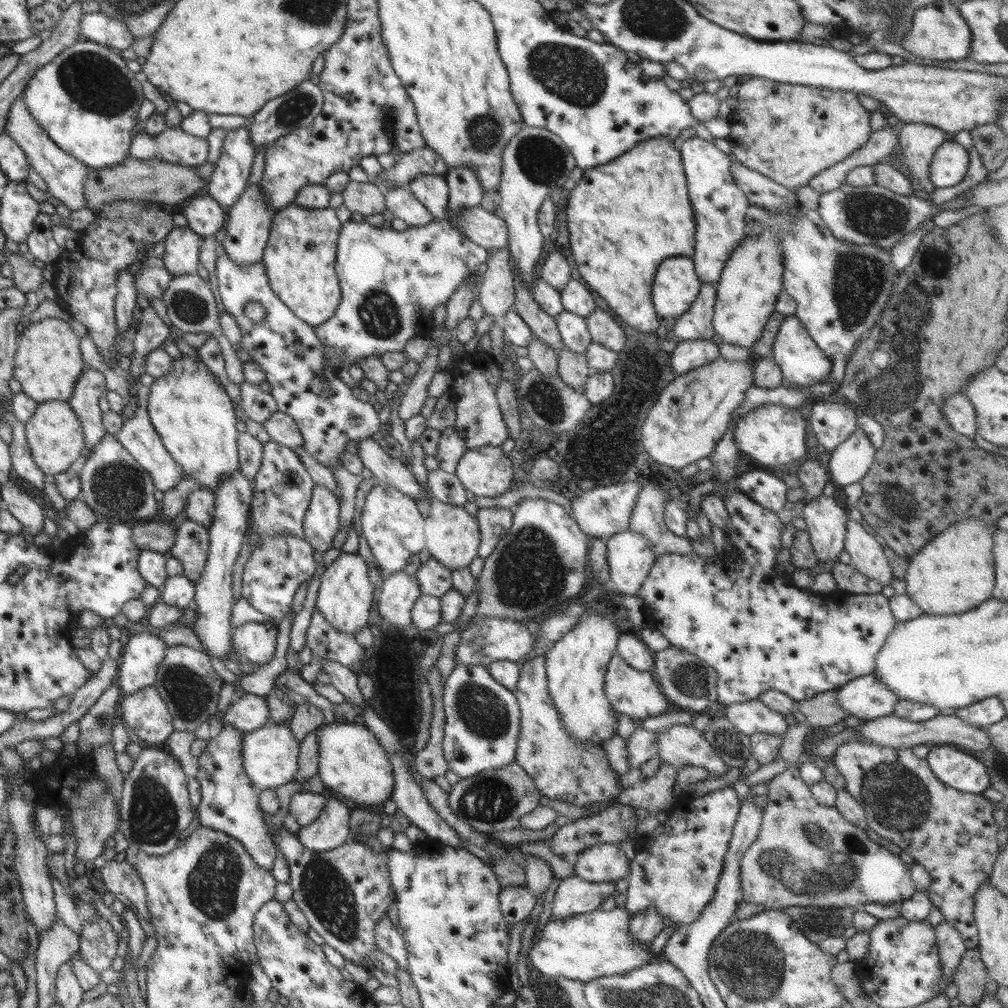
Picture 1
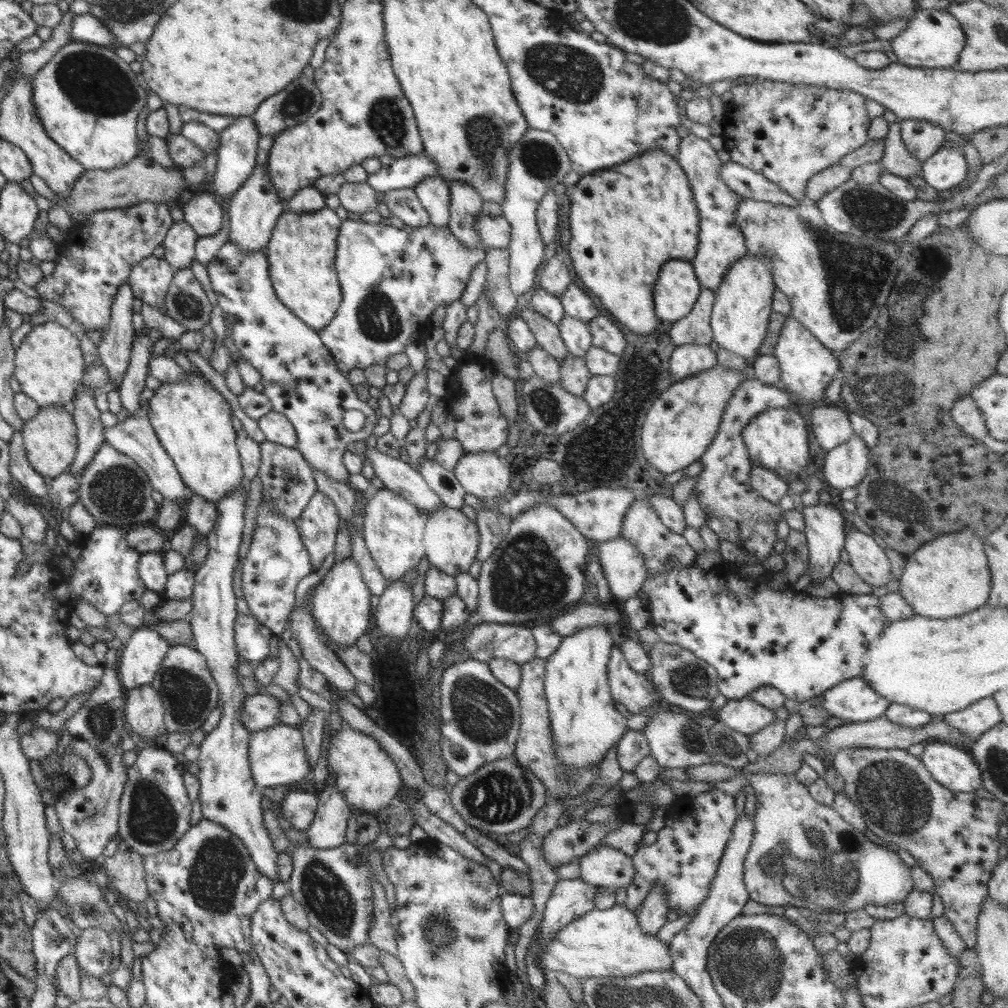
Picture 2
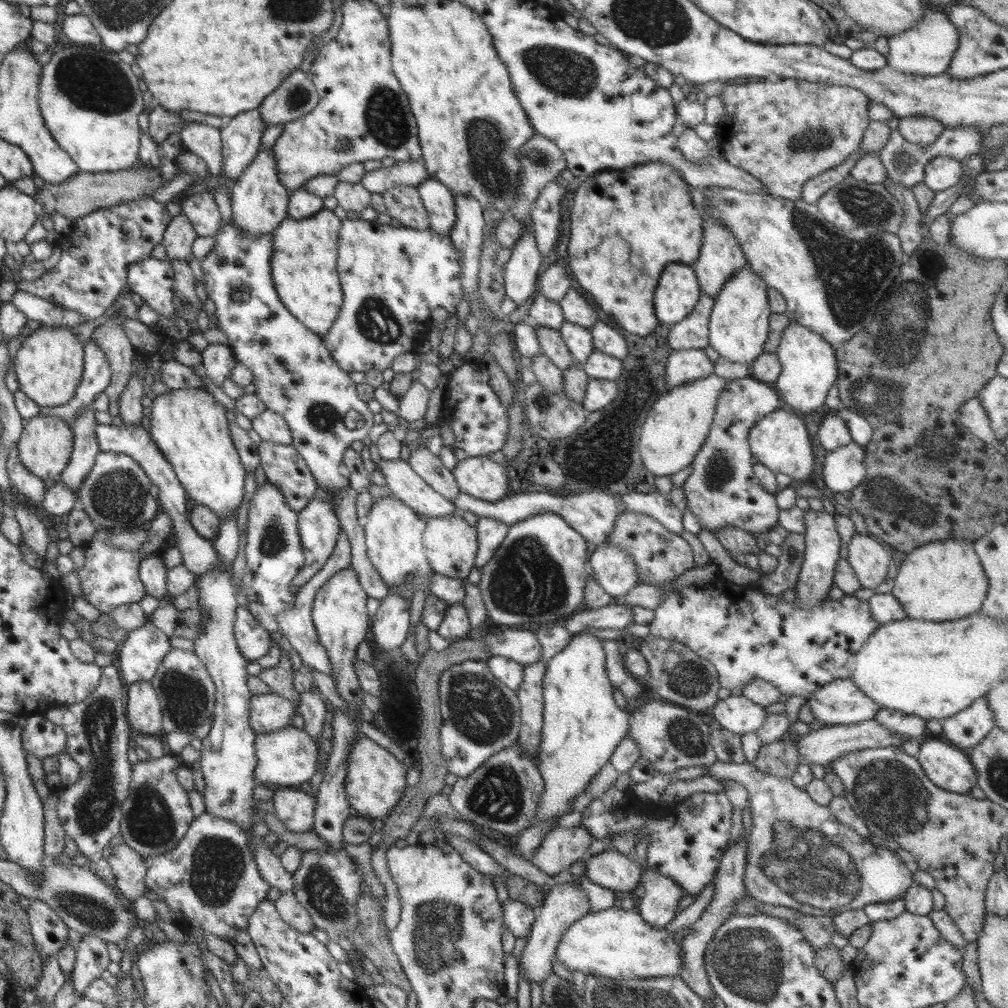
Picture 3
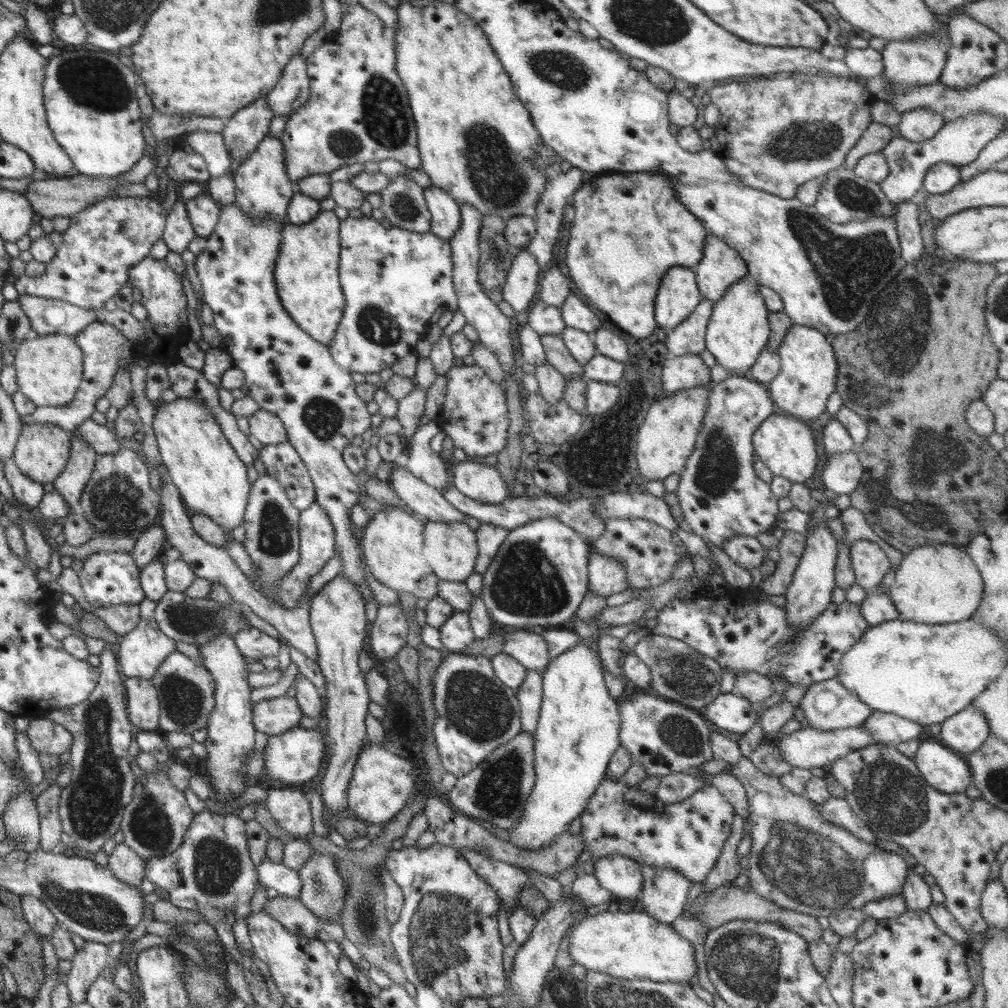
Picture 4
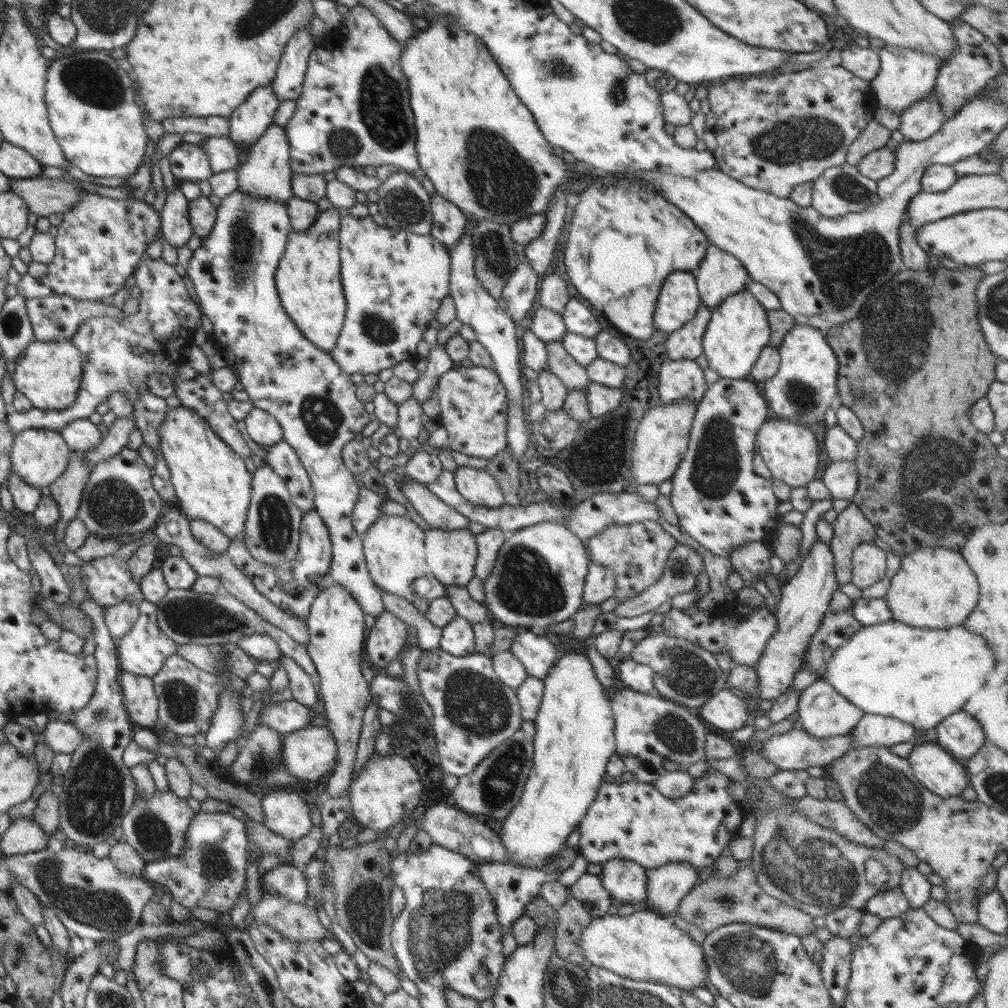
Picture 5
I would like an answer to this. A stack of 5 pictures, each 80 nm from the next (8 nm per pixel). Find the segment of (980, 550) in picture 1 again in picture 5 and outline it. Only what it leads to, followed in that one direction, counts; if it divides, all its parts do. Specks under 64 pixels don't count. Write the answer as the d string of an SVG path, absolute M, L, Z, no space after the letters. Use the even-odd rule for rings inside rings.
M938 547L916 549L911 554L901 557L902 565L898 572L891 578L885 599L890 609L892 619L916 628L950 628L964 624L970 612L976 608L979 601L979 584L970 565L962 558L960 551Z

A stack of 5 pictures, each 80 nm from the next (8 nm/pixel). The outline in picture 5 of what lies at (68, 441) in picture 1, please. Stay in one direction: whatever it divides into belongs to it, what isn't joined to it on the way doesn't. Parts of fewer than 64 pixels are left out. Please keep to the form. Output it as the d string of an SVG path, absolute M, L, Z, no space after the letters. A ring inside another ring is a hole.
M28 428L14 437L11 450L12 468L27 485L42 489L52 484L66 470L71 453L58 431Z

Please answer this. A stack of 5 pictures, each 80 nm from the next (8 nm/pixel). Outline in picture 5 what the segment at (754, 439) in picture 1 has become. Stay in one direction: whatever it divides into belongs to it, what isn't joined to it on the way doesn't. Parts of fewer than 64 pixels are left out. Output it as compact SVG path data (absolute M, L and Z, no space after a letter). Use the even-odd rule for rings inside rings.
M770 418L756 435L757 453L771 472L772 479L783 480L791 488L806 487L818 472L818 444L814 433L804 426Z

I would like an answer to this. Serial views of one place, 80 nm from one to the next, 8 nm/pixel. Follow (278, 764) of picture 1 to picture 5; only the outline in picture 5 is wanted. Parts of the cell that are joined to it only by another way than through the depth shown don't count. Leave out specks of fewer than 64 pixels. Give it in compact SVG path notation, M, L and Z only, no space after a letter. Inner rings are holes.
M304 727L284 733L281 741L284 769L292 777L315 781L332 774L338 754L335 740L328 729Z

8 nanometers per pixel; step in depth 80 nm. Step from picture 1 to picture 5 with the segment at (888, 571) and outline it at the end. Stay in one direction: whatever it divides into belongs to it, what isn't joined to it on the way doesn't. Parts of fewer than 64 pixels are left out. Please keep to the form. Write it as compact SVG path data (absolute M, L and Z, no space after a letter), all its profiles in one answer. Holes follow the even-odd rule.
M861 542L852 554L851 583L861 591L882 580L886 574L886 551L872 543Z

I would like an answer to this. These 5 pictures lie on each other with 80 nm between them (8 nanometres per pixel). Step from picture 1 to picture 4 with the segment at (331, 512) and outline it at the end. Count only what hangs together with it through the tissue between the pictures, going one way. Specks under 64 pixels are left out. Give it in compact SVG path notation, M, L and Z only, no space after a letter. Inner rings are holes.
M316 501L299 512L299 544L300 560L298 564L295 564L292 571L275 584L277 588L276 602L287 609L301 603L301 598L304 595L309 595L307 588L310 579L318 575L318 572L322 572L322 568L326 566L326 561L330 560L330 557L333 557L336 553L334 526L330 522L326 511Z

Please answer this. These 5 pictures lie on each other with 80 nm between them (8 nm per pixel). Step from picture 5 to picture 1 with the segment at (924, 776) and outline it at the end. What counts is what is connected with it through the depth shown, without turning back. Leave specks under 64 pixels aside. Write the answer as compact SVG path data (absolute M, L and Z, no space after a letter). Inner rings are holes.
M932 745L925 760L945 786L970 794L982 794L990 787L983 762L954 747Z

